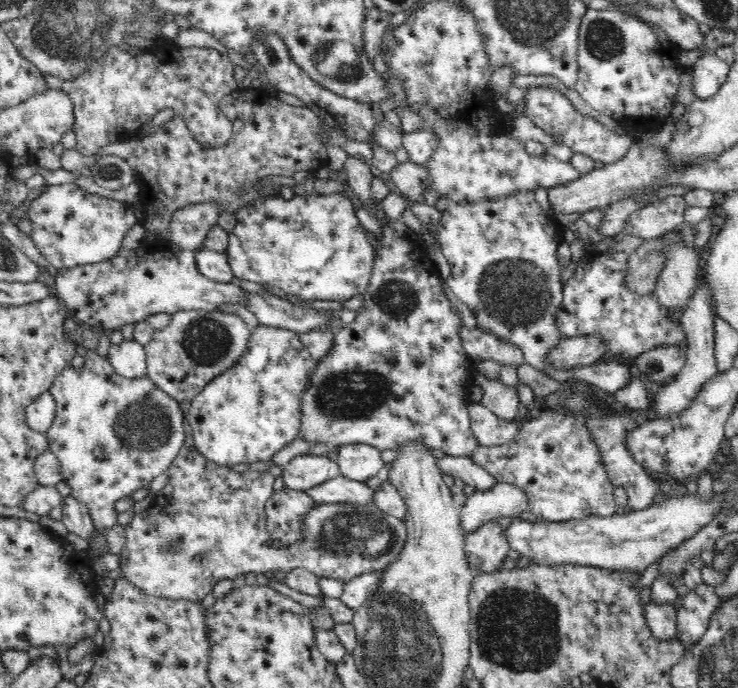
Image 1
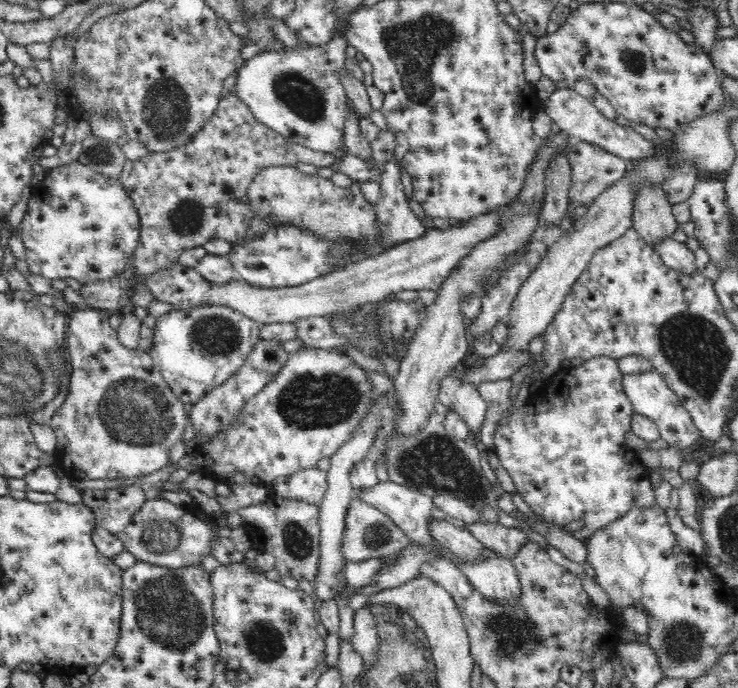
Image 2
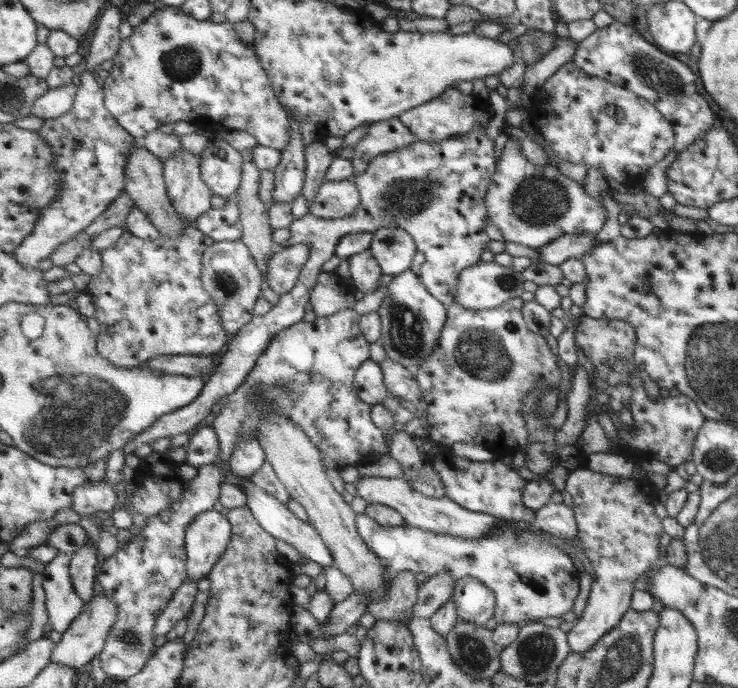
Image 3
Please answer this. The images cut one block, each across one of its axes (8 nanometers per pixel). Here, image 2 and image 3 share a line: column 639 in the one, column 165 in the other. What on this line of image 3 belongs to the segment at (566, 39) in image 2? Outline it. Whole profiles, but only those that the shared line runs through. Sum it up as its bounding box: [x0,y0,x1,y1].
[103,6,291,150]

